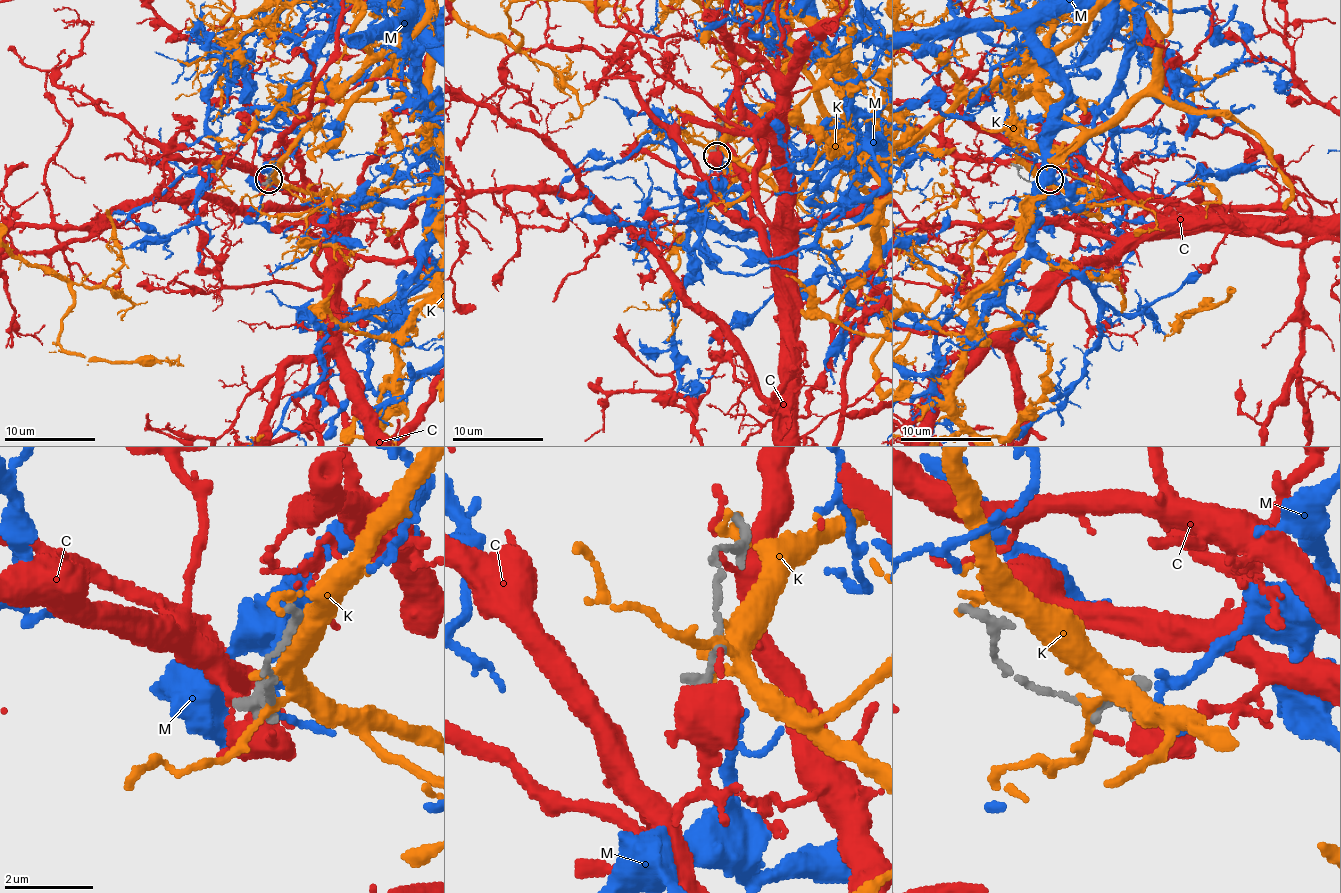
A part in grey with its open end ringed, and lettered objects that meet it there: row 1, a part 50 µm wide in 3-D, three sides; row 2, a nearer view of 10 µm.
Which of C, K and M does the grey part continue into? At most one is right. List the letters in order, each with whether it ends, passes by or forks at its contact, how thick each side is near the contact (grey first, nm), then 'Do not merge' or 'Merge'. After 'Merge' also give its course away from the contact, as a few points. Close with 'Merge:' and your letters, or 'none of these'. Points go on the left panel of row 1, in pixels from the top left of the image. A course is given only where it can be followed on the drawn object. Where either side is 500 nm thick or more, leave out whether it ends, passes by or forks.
C: Thickness 240 nm (grey) against 600 nm. Do not merge
K: It passes by. Thickness 320 nm (grey) against 150 nm. Do not merge
M: It passes by. Thickness 320 nm (grey) against 220 nm. Merge
Merge: M

